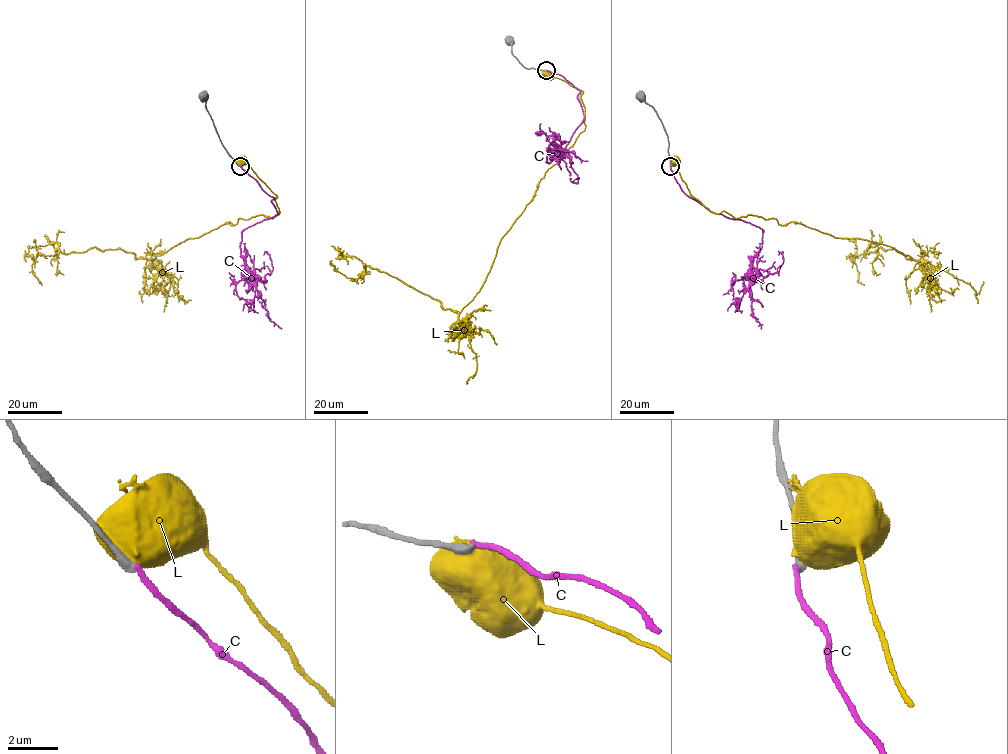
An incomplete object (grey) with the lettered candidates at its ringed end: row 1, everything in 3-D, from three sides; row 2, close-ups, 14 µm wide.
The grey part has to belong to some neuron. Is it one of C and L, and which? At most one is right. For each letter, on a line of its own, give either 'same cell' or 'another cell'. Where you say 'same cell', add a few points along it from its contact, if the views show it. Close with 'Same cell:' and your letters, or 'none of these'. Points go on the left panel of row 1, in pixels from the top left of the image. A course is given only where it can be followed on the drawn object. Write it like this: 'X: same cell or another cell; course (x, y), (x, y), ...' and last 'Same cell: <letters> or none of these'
C: another cell
L: another cell
Same cell: none of these

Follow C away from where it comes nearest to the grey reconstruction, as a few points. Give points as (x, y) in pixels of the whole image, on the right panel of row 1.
C: (670, 166), (680, 189), (690, 198), (714, 212), (763, 230), (748, 288), (752, 316), (761, 329)

